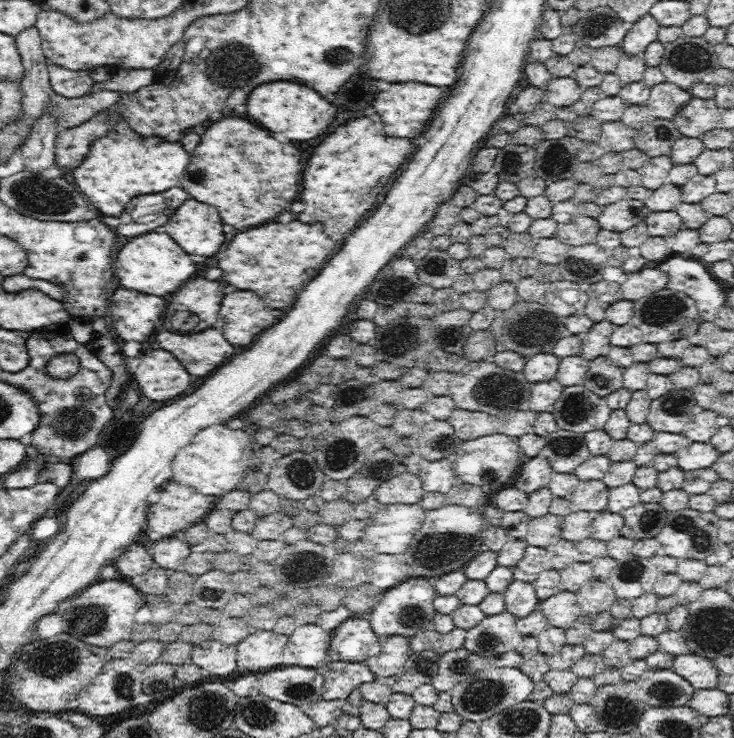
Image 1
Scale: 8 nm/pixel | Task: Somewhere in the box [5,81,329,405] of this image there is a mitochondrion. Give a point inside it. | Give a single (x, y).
(32, 194)

